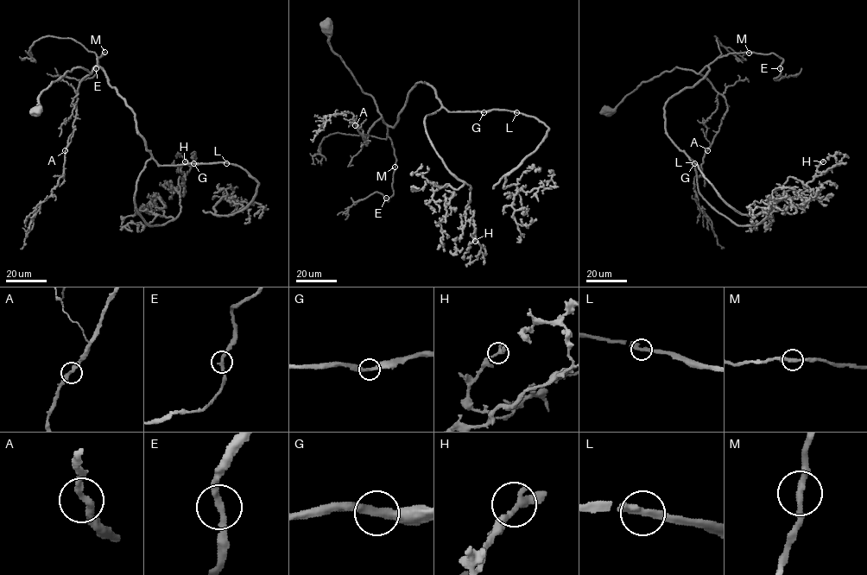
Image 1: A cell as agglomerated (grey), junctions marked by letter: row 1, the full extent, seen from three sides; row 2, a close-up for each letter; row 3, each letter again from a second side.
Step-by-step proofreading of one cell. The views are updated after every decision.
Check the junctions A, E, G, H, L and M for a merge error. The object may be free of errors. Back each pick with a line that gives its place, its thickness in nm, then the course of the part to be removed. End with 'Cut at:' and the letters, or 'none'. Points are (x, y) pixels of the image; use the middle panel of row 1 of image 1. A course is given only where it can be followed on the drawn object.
Cut at: none

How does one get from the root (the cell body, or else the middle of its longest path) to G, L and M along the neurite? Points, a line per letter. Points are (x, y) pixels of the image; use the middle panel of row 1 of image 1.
G: (326, 25), (331, 48), (392, 127), (408, 92), (420, 82), (434, 90), (448, 110), (484, 112)
L: (326, 25), (331, 48), (392, 127), (408, 92), (420, 82), (427, 84), (450, 111), (516, 112)
M: (326, 25), (331, 48), (343, 60), (361, 90), (373, 98), (387, 126), (387, 135), (396, 160), (395, 167)

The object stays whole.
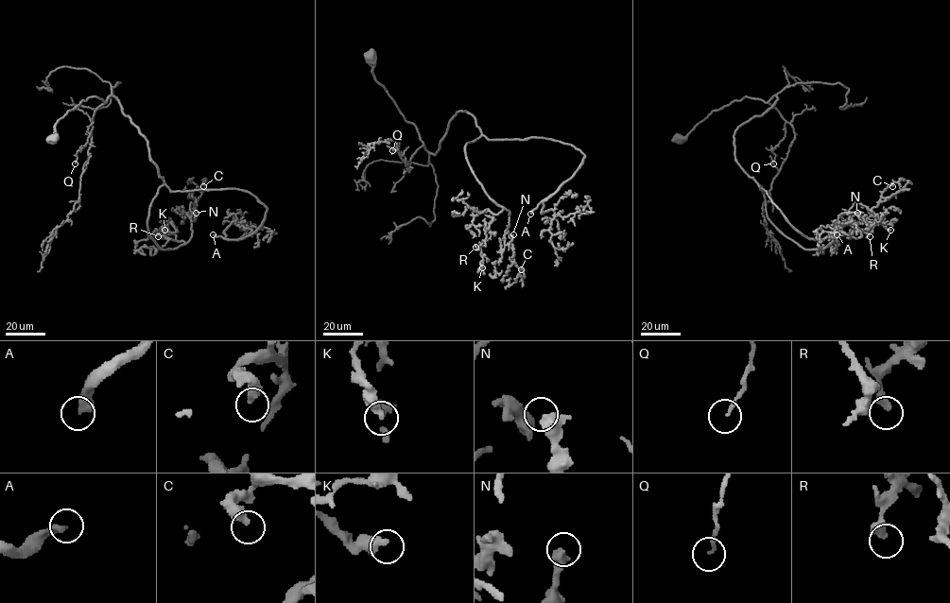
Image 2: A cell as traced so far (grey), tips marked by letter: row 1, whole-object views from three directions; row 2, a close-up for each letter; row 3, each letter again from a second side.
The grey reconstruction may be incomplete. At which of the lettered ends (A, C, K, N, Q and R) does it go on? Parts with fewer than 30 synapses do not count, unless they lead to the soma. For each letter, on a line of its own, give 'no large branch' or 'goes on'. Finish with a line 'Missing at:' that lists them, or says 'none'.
A: goes on
C: no large branch
K: no large branch
N: no large branch
Q: no large branch
R: no large branch
Missing at: A

